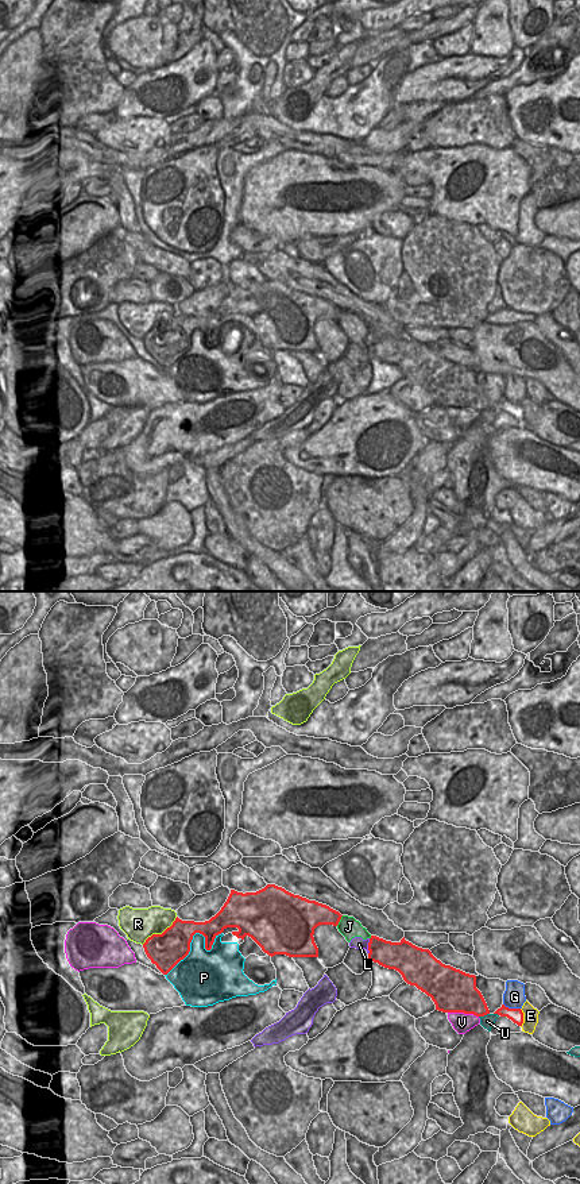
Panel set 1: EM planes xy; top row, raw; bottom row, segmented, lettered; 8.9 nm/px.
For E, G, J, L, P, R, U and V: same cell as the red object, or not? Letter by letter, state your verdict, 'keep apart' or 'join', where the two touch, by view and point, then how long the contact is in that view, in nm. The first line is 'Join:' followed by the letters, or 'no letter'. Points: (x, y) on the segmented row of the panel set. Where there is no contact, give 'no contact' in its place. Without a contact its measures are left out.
Join: no letter
E: keep apart; contact xy (522, 1018); length 170 nm
G: keep apart; contact xy (511, 1009); length 160 nm
J: keep apart; contact xy (339, 921); length 120 nm
L: keep apart; contact xy (368, 947); length 140 nm
P: keep apart; contact xy (194, 933); length 650 nm
R: keep apart; contact xy (159, 934); length 400 nm
U: keep apart; contact xy (483, 1015); length 100 nm
V: keep apart; contact xy (463, 1011); length 280 nm

